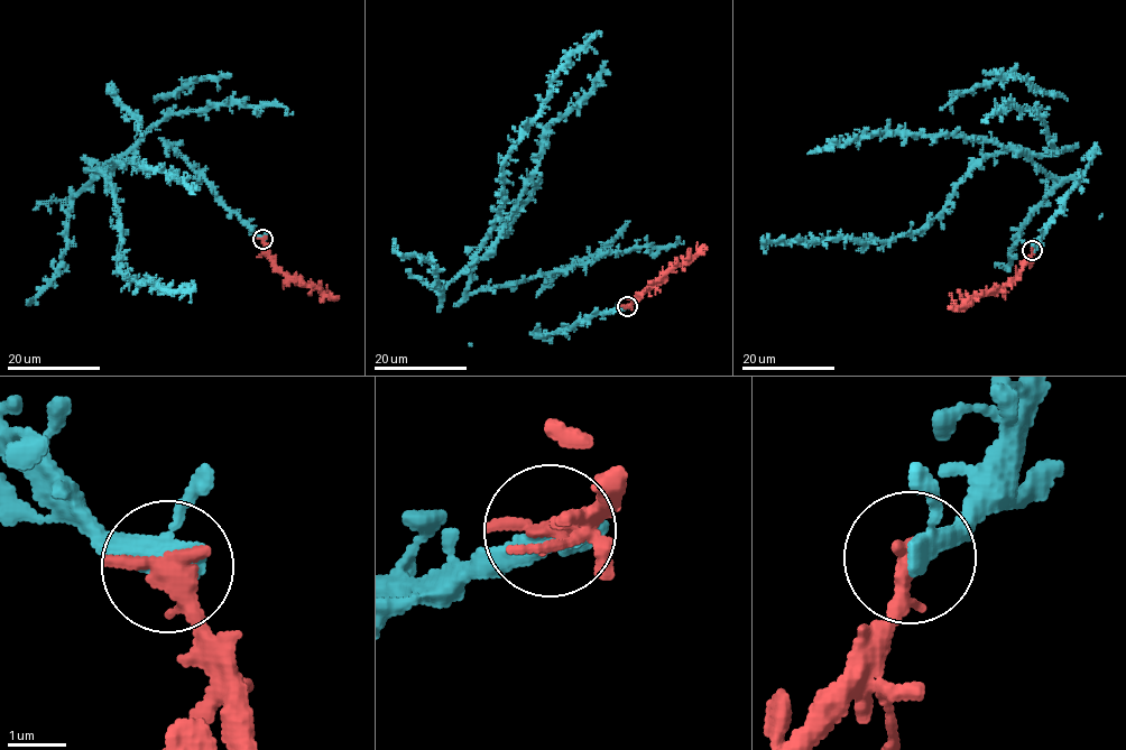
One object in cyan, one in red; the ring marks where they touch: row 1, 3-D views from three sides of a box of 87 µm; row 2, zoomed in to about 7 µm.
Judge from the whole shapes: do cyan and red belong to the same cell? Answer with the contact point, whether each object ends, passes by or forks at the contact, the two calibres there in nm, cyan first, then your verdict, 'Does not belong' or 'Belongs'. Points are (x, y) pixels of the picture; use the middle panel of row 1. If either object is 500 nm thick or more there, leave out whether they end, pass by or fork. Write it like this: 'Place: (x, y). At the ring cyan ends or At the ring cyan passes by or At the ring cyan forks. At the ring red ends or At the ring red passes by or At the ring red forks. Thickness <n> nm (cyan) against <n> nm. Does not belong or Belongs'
Place: (627, 306). At the ring cyan passes by. At the ring red ends. Thickness 360 nm (cyan) against 400 nm. Belongs

